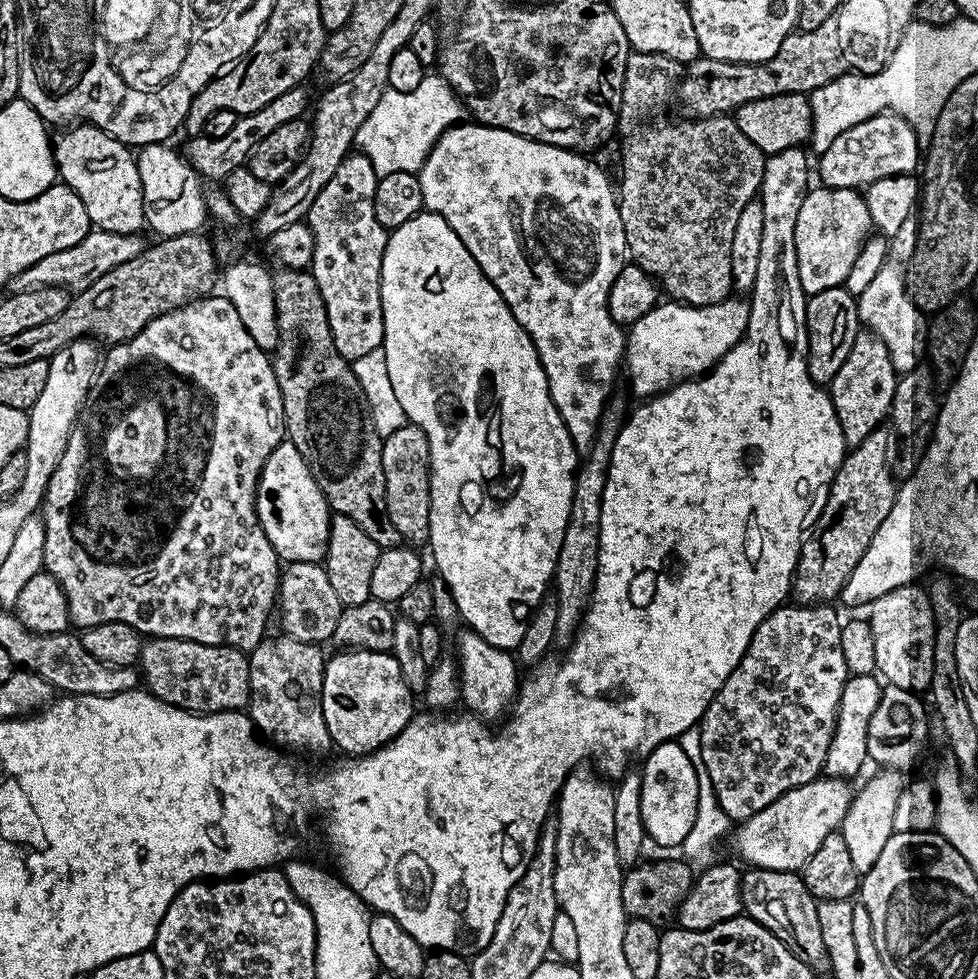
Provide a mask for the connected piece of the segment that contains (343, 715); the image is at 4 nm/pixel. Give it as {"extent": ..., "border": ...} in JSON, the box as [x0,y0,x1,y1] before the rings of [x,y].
{"extent":[320,648,414,758],"border":[[[350,648],[337,651],[337,653],[337,656],[329,655],[324,665],[324,681],[322,682],[322,694],[320,697],[322,698],[322,714],[326,718],[326,730],[330,730],[330,738],[332,739],[333,745],[335,745],[337,749],[341,748],[344,754],[352,758],[365,756],[367,752],[373,752],[375,748],[380,748],[386,742],[390,742],[410,721],[412,721],[414,715],[414,709],[412,709],[414,695],[411,689],[408,688],[406,682],[403,681],[399,664],[395,661],[391,652],[371,652],[365,648]]]}

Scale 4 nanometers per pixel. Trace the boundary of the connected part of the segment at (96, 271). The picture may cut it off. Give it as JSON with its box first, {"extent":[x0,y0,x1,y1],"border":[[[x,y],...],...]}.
{"extent":[10,231,146,293],"border":[[[89,231],[78,246],[70,246],[70,250],[58,250],[58,254],[46,254],[42,262],[34,262],[22,274],[12,279],[10,288],[12,292],[25,292],[31,288],[62,288],[78,293],[84,288],[89,288],[102,274],[114,270],[114,266],[122,266],[122,262],[130,262],[130,258],[144,251],[146,240],[143,235],[127,236],[126,234],[114,234],[113,232]]]}

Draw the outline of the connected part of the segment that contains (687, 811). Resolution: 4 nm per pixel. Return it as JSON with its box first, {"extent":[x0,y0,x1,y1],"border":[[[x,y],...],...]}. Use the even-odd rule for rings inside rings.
{"extent":[640,741,699,848],"border":[[[668,741],[660,744],[643,761],[644,768],[641,767],[640,773],[642,780],[641,811],[645,833],[662,848],[681,847],[681,844],[692,829],[692,824],[696,818],[697,810],[697,778],[699,773],[693,768],[693,764],[687,758],[677,741]]]}

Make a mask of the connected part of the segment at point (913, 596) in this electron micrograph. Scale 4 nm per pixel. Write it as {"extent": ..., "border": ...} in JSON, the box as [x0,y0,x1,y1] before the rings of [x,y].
{"extent":[866,583,934,694],"border":[[[919,583],[898,586],[870,606],[866,619],[870,630],[874,630],[874,662],[876,672],[887,683],[902,686],[924,694],[931,689],[934,674],[934,614],[927,591]]]}

